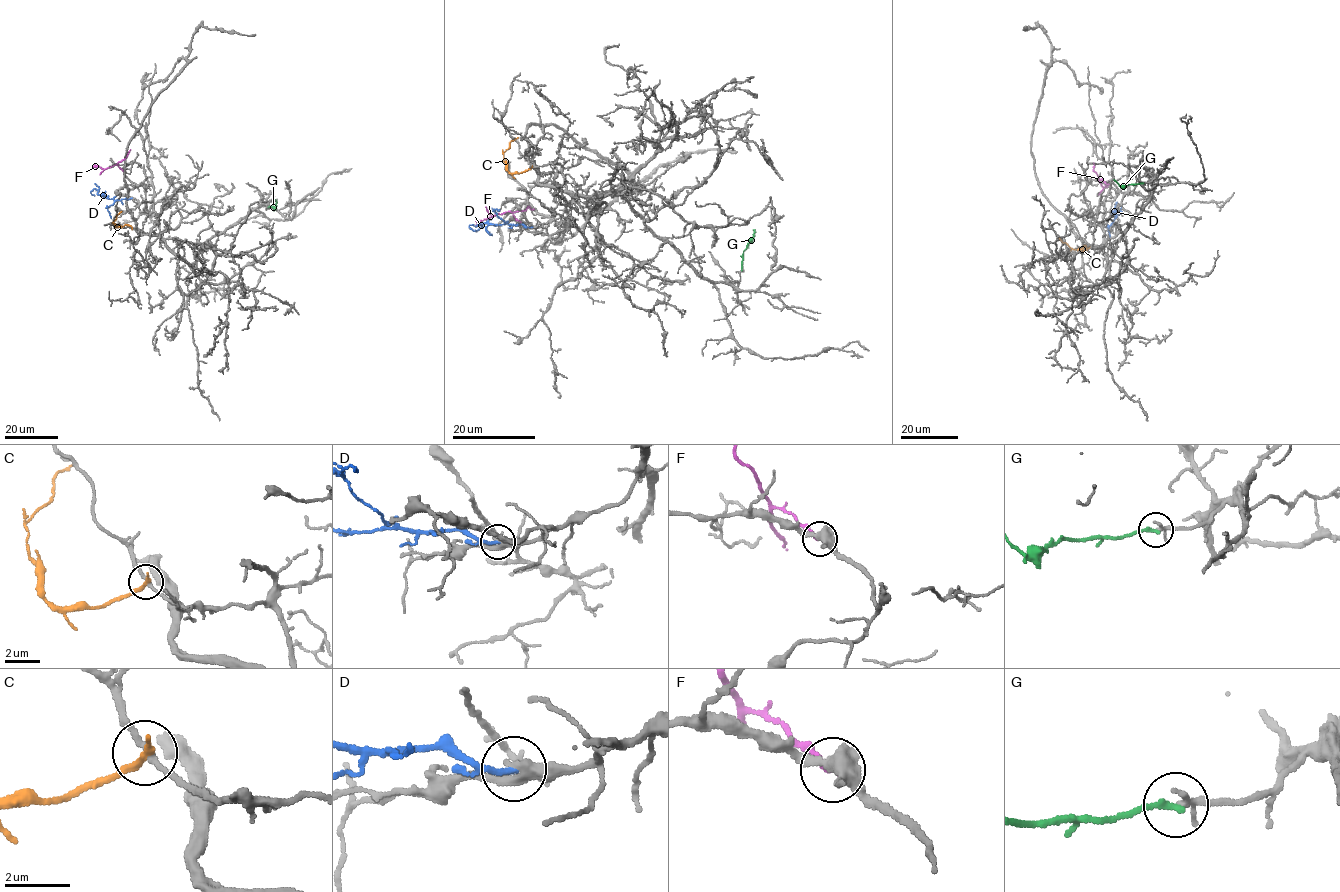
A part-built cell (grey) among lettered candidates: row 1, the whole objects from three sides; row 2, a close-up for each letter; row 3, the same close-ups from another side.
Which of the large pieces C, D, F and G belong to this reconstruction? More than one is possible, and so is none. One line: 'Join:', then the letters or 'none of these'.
Join: G

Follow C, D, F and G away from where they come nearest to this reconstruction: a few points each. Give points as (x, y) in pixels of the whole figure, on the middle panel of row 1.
C: (531, 167), (523, 172), (509, 173), (506, 170), (503, 152), (518, 137)
D: (531, 227), (521, 224), (469, 226), (475, 229)
F: (520, 222), (510, 212), (480, 220), (476, 225)
G: (741, 269), (743, 251), (755, 233), (753, 230)

